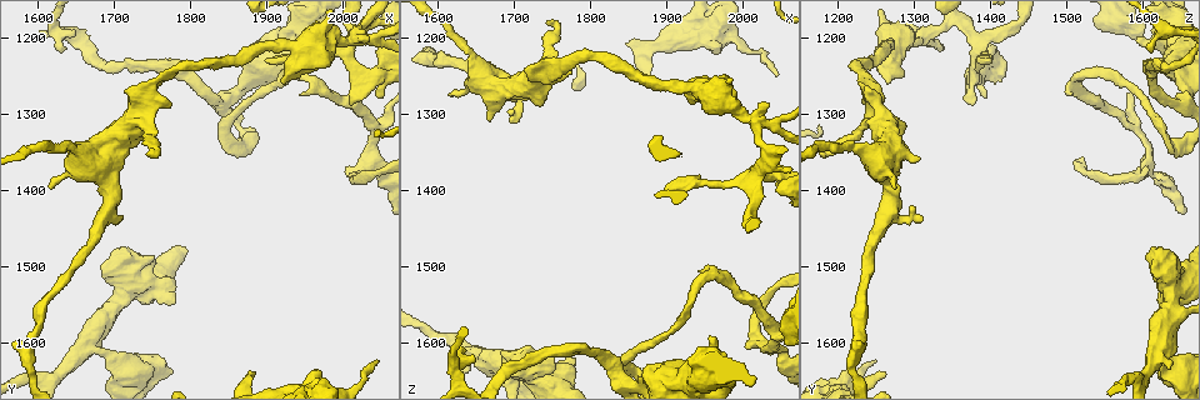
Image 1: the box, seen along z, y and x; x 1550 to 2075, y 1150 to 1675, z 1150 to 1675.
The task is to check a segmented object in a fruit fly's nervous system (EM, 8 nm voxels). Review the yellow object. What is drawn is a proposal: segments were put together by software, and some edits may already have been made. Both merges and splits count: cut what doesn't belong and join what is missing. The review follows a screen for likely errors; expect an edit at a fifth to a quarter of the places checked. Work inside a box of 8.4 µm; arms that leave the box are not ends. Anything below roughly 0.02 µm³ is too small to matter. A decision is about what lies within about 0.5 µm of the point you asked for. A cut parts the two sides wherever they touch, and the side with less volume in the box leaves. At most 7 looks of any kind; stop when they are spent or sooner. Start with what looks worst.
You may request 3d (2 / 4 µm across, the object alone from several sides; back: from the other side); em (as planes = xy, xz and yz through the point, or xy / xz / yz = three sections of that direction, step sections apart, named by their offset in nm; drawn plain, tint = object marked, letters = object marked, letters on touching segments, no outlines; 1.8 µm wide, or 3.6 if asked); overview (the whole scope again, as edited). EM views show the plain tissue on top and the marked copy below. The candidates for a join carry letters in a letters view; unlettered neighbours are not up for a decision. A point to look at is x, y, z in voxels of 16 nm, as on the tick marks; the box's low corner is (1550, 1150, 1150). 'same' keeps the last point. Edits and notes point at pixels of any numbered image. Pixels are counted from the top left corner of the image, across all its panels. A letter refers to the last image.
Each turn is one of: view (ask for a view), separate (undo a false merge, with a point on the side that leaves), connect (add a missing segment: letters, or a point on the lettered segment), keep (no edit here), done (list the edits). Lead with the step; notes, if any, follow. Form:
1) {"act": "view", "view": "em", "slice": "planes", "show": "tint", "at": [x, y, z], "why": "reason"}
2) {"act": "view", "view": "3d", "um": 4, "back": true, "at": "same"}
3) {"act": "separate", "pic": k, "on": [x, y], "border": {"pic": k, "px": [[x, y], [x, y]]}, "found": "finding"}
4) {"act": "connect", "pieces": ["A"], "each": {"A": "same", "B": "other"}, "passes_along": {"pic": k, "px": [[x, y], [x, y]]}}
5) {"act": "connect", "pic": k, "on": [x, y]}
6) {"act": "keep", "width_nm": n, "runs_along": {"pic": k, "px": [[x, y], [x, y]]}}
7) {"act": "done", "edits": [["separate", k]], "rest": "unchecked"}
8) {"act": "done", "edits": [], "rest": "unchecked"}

{"act": "view", "view": "3d", "um": 4, "back": true, "at": [2015, 1200, 1310], "why": "thin arm on a thick one"}

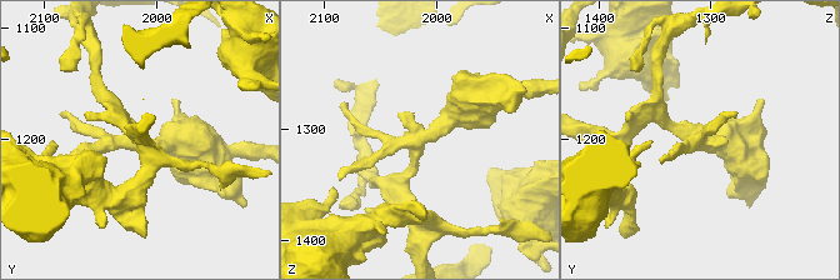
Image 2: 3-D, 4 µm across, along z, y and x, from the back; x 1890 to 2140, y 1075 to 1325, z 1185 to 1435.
{"act": "view", "view": "em", "slice": "planes", "show": "letters", "at": [2018, 1196, 1310], "arms": 4, "why": "need the tissue"}

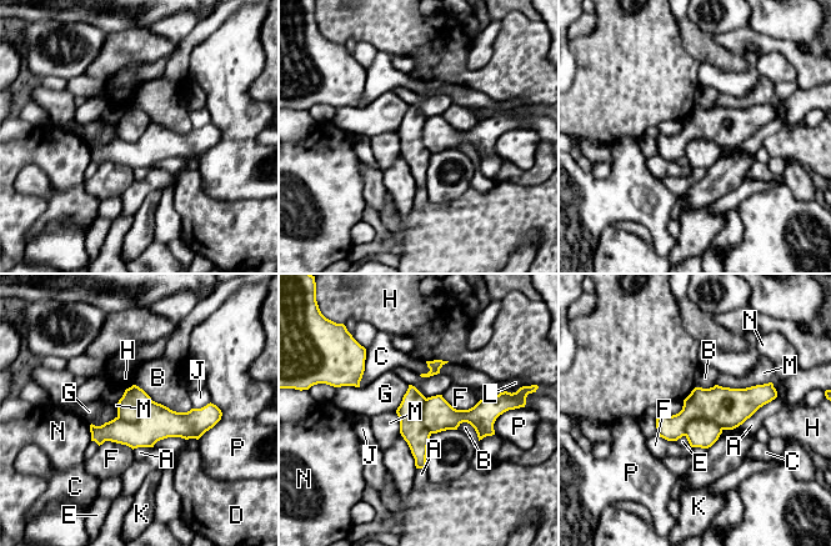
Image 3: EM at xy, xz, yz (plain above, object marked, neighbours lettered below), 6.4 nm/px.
{"act": "separate", "pic": 3, "on": [729, 407], "width_nm": 260, "each": {"A": "other", "B": "other", "C": "other", "D": "other", "E": "other", "F": "other", "G": "other", "H": "other", "J": "other", "K": "other", "L": "other", "M": "other", "N": "other", "P": "other"}, "part_leaving": {"pic": 3, "px": [[771, 395], [699, 404], [660, 431]]}, "found": "a second neuron is stuck on"}

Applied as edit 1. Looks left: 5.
{"act": "view", "view": "overview"}

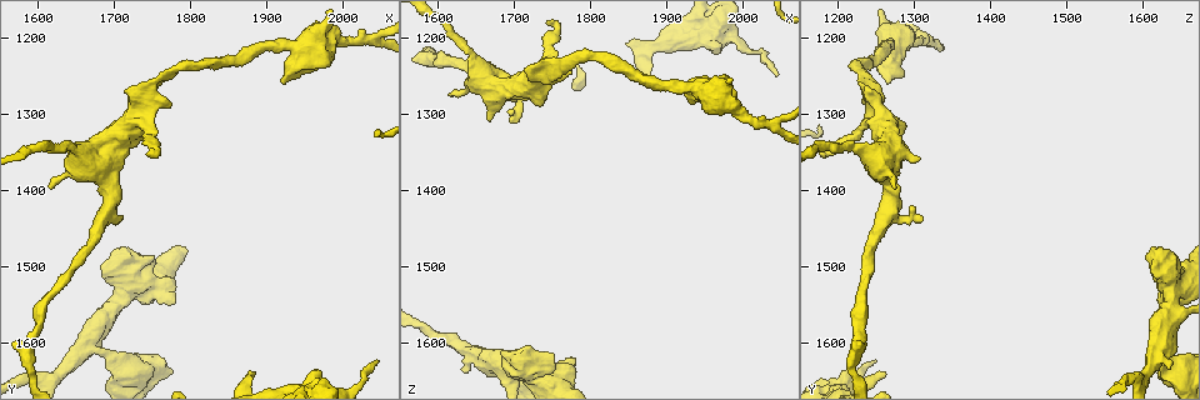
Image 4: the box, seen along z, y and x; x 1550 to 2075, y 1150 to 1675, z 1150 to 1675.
{"act": "view", "view": "em", "um": 3.6, "slice": "xy", "step": 16, "show": "tint", "at": [1640, 1340, 1215], "why": "sudden change in width"}

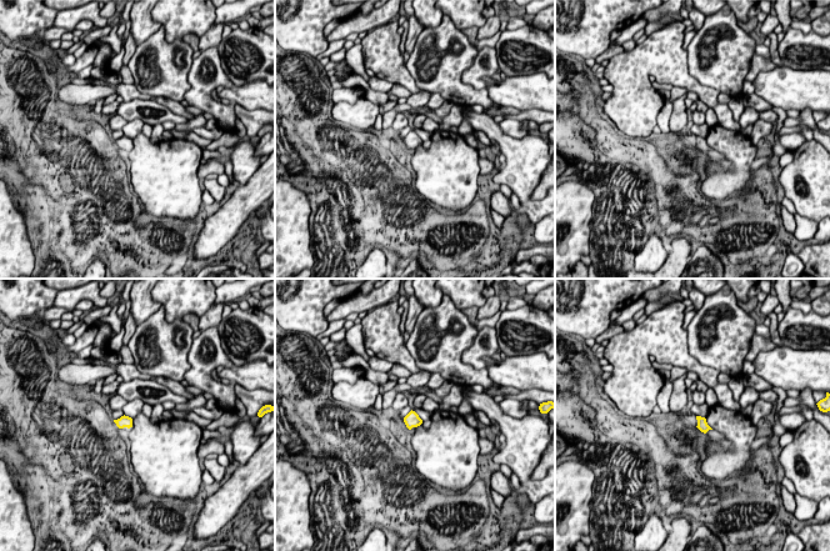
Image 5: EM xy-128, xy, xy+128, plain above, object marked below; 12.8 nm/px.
{"act": "view", "view": "em", "um": 3.6, "slice": "xz", "step": 16, "show": "letters", "at": "same", "why": "cut it another way"}

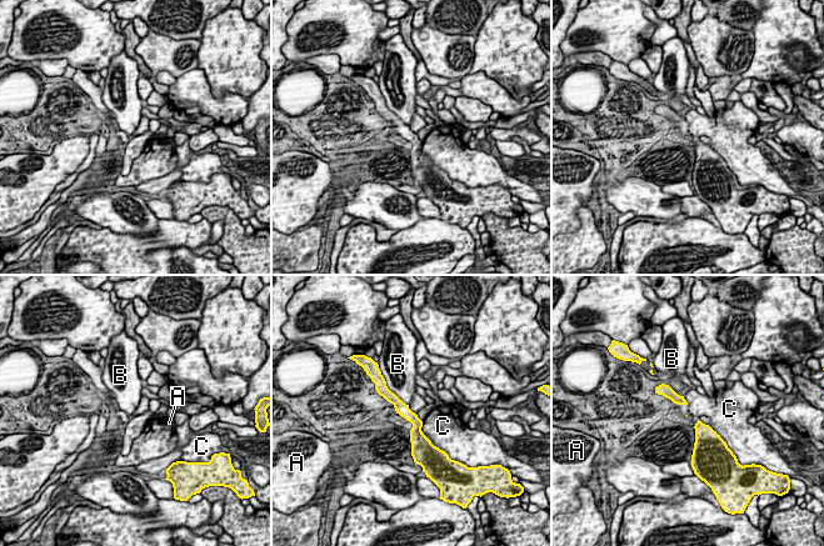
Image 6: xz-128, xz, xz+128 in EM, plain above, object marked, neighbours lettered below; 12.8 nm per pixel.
{"act": "keep", "each": {"A": "other", "B": "other", "C": "other"}, "border": {"pic": 6, "px": [[422, 421], [422, 432], [439, 449]]}, "found": "one neuron here"}

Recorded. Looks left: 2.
{"act": "done", "edits": [["separate", 3]], "rest": "unchecked"}

